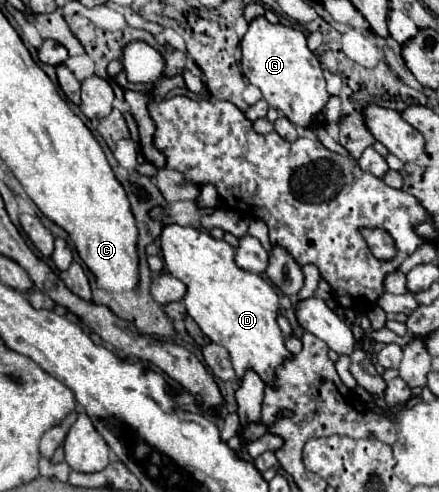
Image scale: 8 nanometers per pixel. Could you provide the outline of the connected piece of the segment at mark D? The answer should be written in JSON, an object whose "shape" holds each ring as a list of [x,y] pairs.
{"shape":[[[168,224],[160,234],[160,252],[166,270],[186,284],[182,302],[188,314],[212,342],[228,348],[236,376],[242,378],[252,368],[266,384],[272,384],[274,368],[292,356],[284,348],[284,336],[276,324],[276,290],[260,274],[238,268],[234,264],[234,248],[224,240],[212,238],[206,230]]]}

